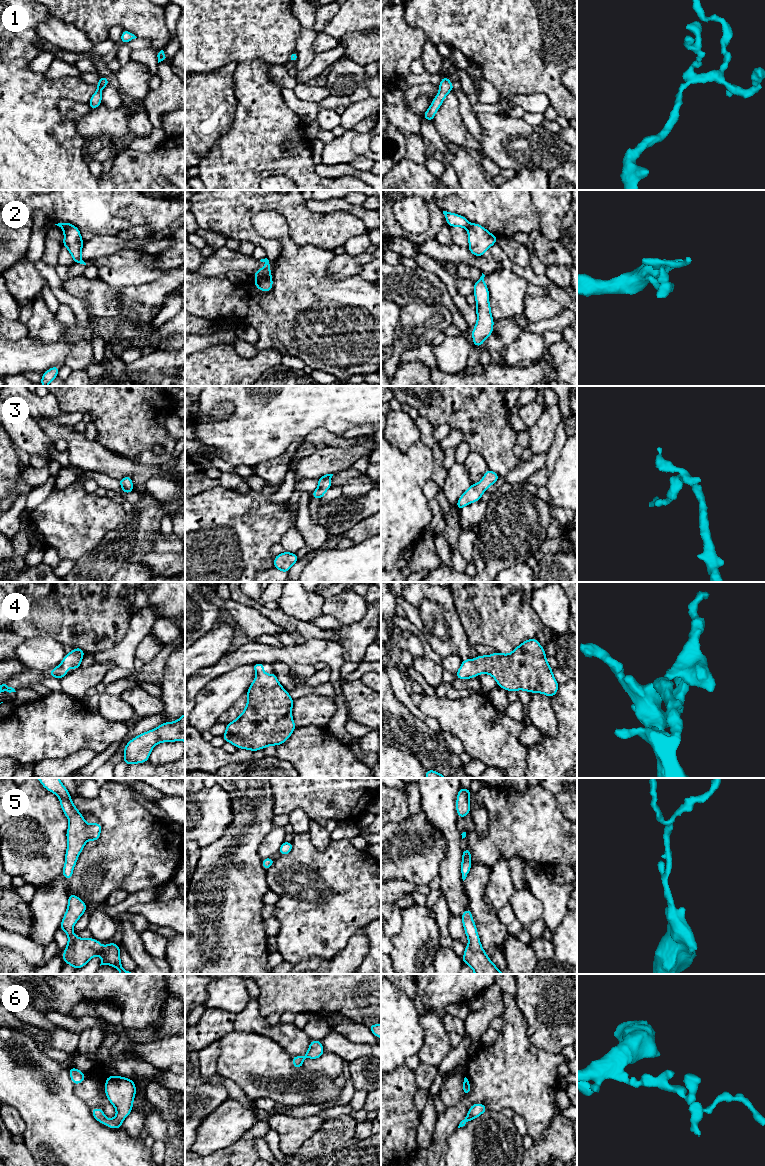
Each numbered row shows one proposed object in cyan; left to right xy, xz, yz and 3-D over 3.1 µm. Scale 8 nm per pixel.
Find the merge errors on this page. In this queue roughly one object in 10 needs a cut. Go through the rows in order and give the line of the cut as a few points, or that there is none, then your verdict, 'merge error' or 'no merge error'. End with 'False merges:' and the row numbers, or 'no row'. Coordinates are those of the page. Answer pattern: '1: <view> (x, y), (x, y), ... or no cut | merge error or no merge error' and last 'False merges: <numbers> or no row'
1: no cut | no merge error
2: xz (270, 274), (256, 280) | merge error
3: no cut | no merge error
4: no cut | no merge error
5: no cut | no merge error
6: no cut | no merge error
False merges: 2

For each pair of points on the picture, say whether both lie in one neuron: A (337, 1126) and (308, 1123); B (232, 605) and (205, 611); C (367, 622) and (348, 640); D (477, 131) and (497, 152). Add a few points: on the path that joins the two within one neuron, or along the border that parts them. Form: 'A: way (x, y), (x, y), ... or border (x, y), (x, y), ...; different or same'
A: border (323, 1121), (304, 1141); different
B: border (202, 592), (220, 608); different
C: way (362, 627), (353, 636); same
D: border (473, 114), (482, 129), (481, 144); different

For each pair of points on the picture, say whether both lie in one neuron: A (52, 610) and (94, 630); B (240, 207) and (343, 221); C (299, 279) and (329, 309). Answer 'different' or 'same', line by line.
A: same
B: same
C: same

